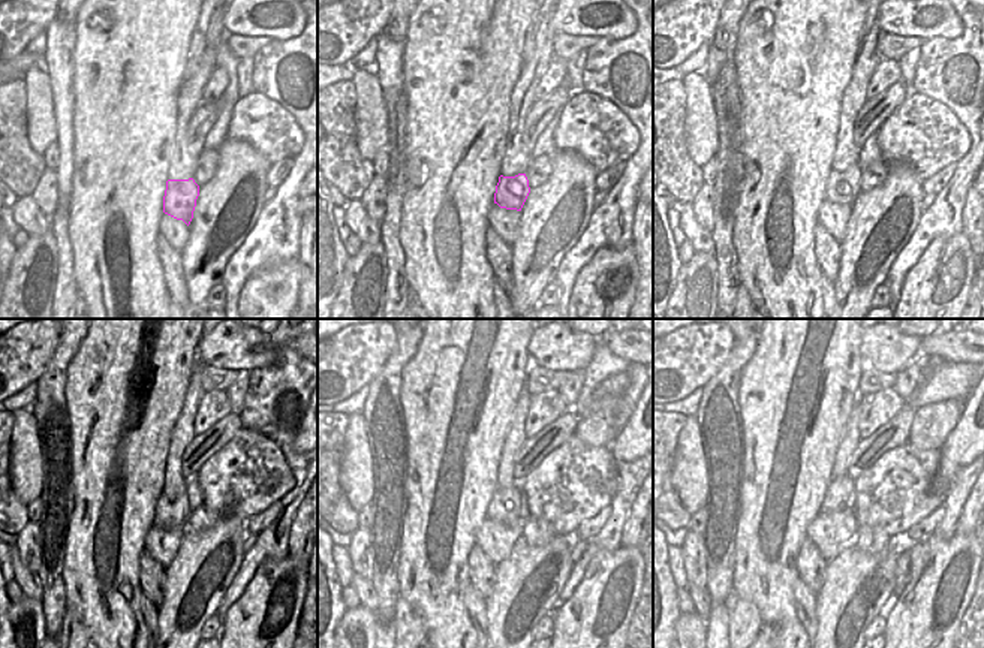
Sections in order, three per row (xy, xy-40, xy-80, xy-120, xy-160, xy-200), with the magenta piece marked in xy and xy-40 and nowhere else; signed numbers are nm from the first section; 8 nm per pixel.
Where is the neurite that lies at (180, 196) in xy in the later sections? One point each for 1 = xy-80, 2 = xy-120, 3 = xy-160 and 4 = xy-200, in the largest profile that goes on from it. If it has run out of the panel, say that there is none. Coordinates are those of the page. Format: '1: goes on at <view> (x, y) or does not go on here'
1: goes on at xy-80 (842, 187)
2: goes on at xy-120 (168, 515)
3: goes on at xy-160 (503, 508)
4: goes on at xy-200 (839, 496)

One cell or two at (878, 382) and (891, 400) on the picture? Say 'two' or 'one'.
two

